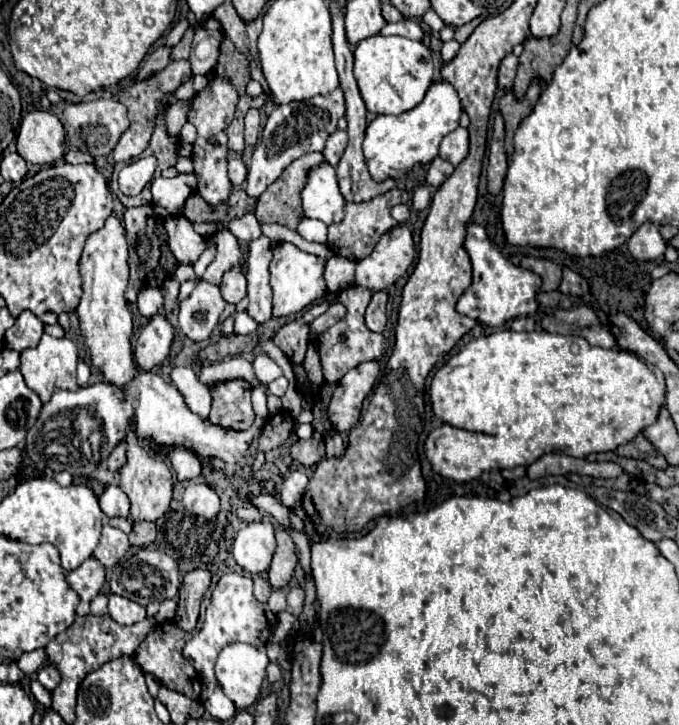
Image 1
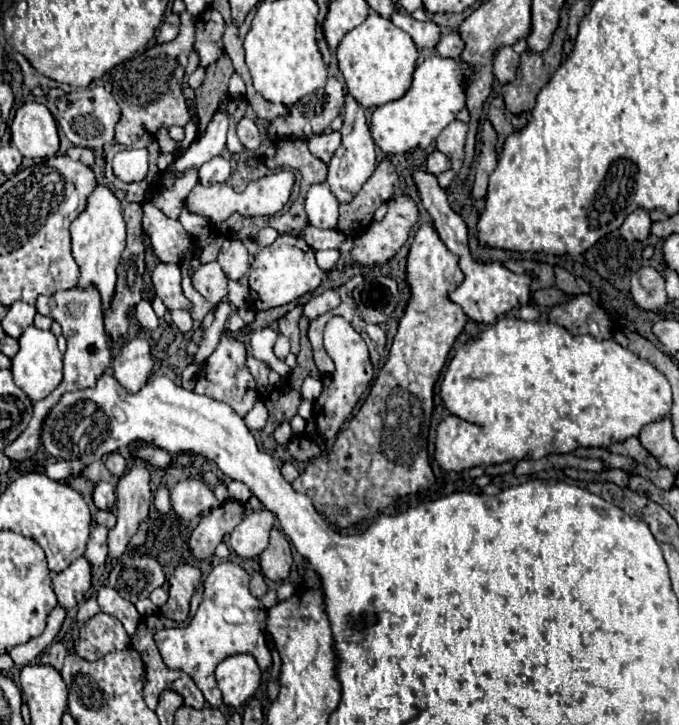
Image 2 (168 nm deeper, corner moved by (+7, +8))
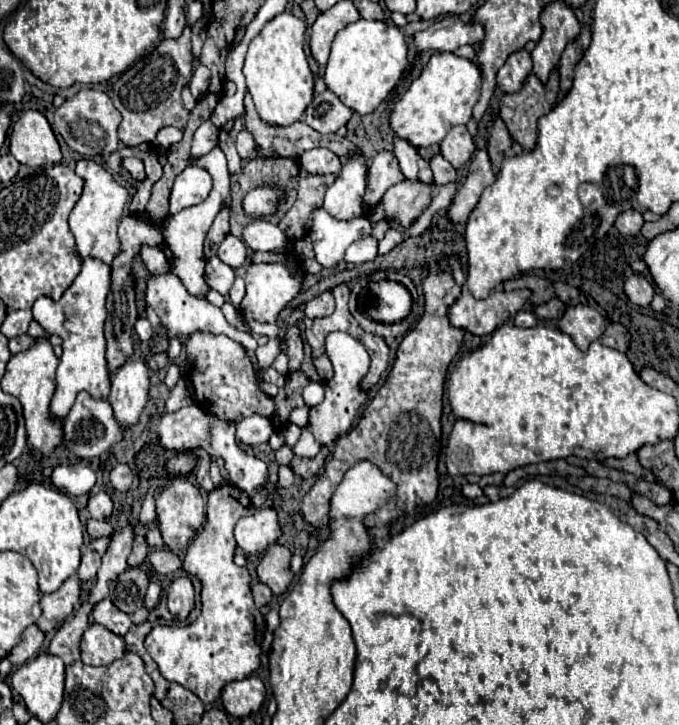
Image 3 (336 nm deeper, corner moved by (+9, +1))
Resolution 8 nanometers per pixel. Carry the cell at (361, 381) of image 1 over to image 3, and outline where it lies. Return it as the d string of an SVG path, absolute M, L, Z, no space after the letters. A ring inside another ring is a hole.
M346 332L328 334L328 338L326 338L326 354L328 354L332 366L334 366L334 378L326 382L326 398L324 398L324 402L310 408L308 428L310 428L310 432L314 428L314 438L322 446L332 446L338 436L342 436L344 432L348 432L352 428L352 422L358 416L360 406L366 400L366 394L360 390L360 380L362 380L362 376L366 374L366 370L370 366L370 356L366 352L366 348L362 346L362 342L358 342L356 338L352 338Z

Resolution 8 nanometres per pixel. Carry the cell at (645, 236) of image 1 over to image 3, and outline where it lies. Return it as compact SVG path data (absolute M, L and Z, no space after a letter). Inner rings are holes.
M626 210L622 214L618 214L614 226L620 230L620 234L626 234L626 236L634 236L640 232L644 220L642 220L642 214L638 210Z

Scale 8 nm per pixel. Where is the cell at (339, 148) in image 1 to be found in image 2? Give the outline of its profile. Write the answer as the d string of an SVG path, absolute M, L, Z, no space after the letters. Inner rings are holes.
M330 131L330 133L322 133L318 137L312 137L308 141L308 147L312 151L312 155L316 155L318 159L322 159L324 163L330 161L330 157L334 155L334 151L340 146L341 133L339 131Z

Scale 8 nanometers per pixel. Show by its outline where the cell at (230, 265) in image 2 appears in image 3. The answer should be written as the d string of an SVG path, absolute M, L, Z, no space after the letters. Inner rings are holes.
M228 234L218 248L218 258L222 258L222 262L226 262L228 266L238 268L246 258L244 242L240 238L236 238L234 234Z

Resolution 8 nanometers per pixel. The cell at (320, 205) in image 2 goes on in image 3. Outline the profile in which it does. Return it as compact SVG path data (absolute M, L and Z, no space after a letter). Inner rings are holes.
M324 208L314 212L314 224L310 230L310 238L314 244L316 260L322 264L322 268L332 270L344 260L346 248L364 236L370 236L372 226L366 216L360 216L350 222L338 222L336 218L330 218Z

